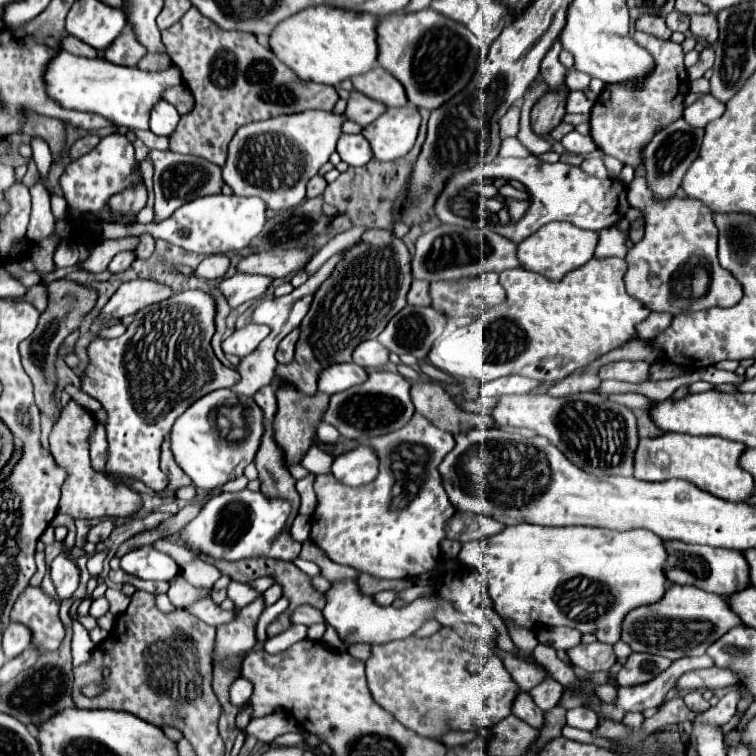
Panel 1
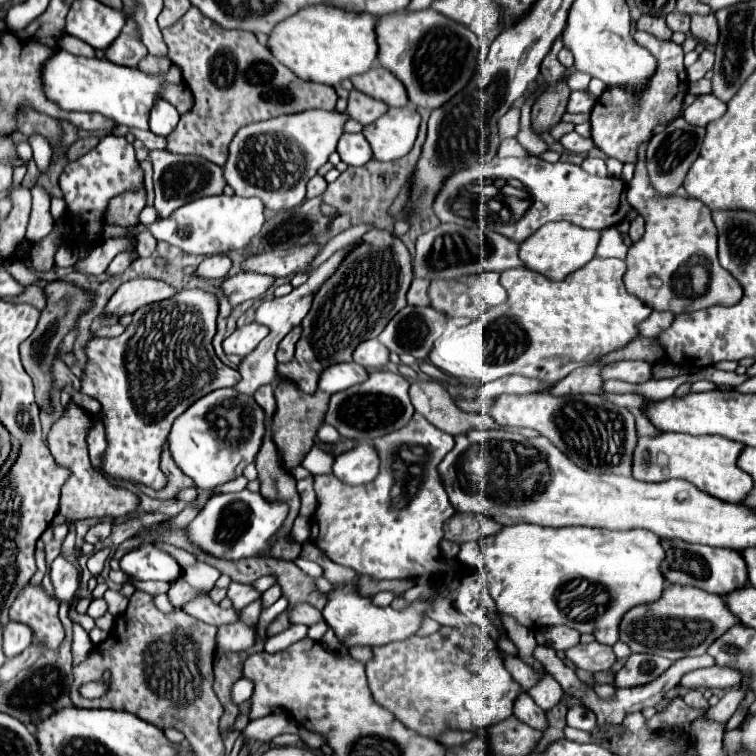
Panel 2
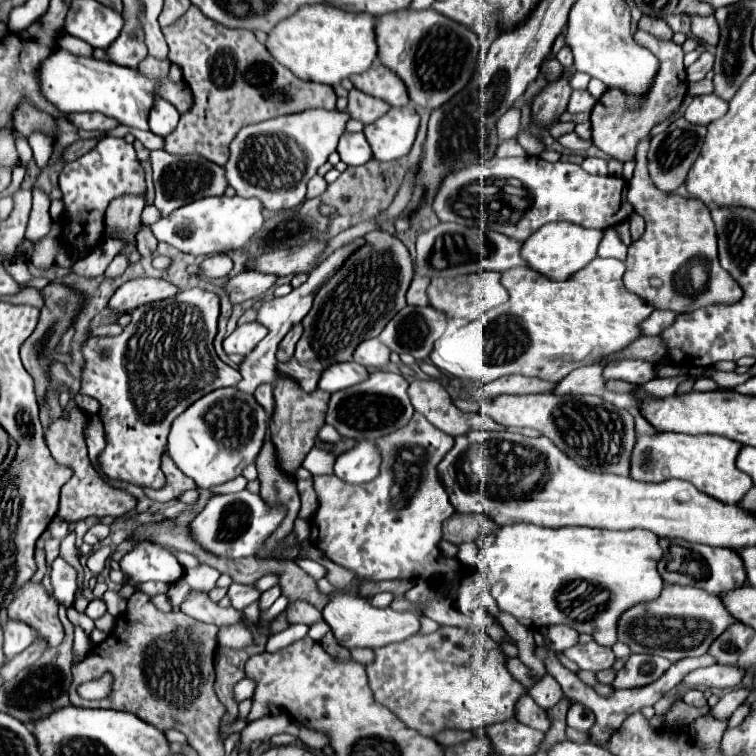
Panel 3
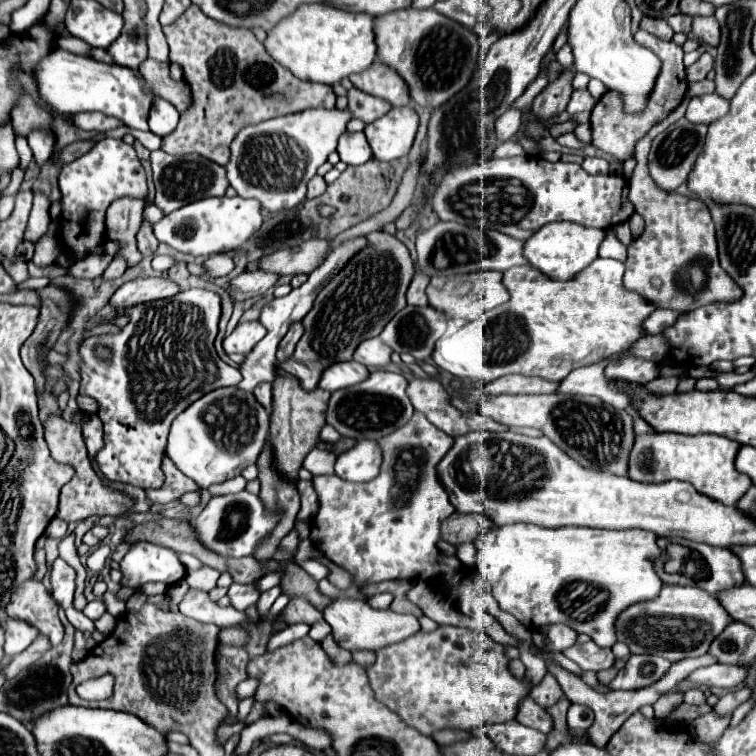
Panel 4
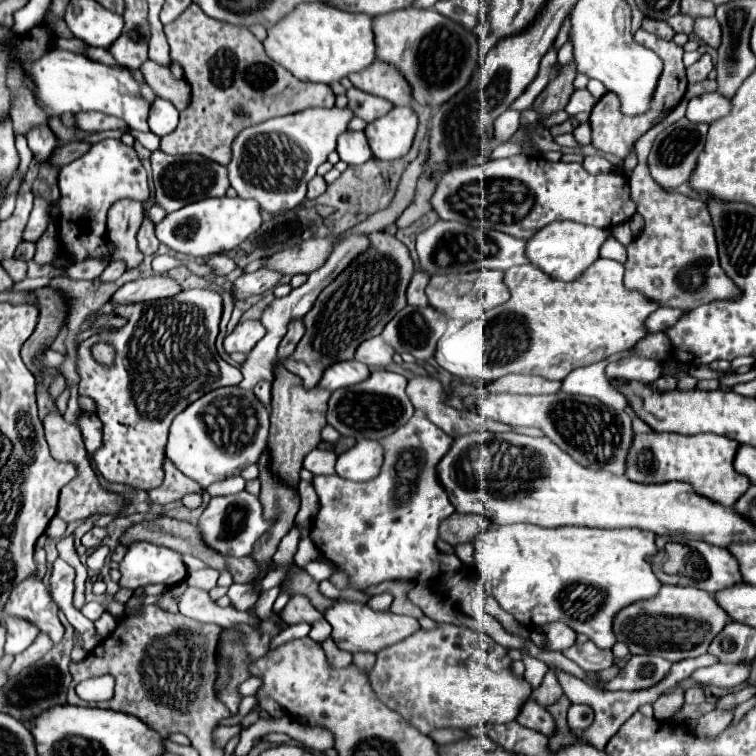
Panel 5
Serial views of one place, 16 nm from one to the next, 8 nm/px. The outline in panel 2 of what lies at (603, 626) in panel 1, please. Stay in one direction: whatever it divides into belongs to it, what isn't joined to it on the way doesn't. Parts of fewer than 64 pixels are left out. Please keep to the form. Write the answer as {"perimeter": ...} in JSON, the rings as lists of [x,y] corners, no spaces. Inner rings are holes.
{"perimeter":[[[512,524],[502,526],[500,532],[484,536],[482,548],[482,570],[490,584],[490,594],[502,614],[510,614],[518,624],[534,632],[543,626],[566,624],[578,632],[592,634],[600,644],[616,644],[620,616],[636,604],[646,604],[660,598],[664,590],[664,578],[660,576],[660,562],[664,550],[660,538],[648,530],[626,530],[614,532],[604,528],[544,528],[534,524]]]}

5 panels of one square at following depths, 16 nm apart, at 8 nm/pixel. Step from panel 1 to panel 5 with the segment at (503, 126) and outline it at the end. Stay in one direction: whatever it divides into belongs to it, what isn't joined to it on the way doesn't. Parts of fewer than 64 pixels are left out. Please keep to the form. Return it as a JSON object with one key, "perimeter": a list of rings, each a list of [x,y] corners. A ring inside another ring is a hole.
{"perimeter":[[[506,110],[502,116],[494,120],[494,140],[506,142],[520,128],[520,112]]]}

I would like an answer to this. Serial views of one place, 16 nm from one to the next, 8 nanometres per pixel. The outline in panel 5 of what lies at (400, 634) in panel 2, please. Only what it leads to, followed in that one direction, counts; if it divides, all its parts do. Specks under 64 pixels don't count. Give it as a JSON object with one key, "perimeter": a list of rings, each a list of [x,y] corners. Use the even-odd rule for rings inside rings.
{"perimeter":[[[336,600],[336,604],[324,614],[324,618],[332,624],[332,640],[340,650],[350,654],[356,652],[380,652],[382,648],[396,644],[416,632],[420,628],[418,620],[412,616],[398,616],[394,612],[374,612],[368,604],[352,602],[352,600]]]}

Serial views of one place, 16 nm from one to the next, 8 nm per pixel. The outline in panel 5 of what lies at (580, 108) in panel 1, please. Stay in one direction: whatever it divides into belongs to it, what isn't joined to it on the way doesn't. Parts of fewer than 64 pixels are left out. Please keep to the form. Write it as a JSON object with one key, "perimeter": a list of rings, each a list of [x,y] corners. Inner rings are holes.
{"perimeter":[[[574,90],[570,100],[568,100],[568,106],[564,108],[568,112],[568,116],[576,116],[580,112],[590,112],[594,108],[596,100],[592,98],[592,94],[588,90]]]}

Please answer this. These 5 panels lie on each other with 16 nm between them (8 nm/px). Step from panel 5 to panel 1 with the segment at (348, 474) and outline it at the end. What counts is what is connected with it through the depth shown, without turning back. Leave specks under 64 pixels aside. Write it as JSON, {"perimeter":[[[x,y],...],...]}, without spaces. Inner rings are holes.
{"perimeter":[[[360,444],[334,460],[332,474],[346,486],[364,486],[378,476],[378,456],[368,444]]]}

